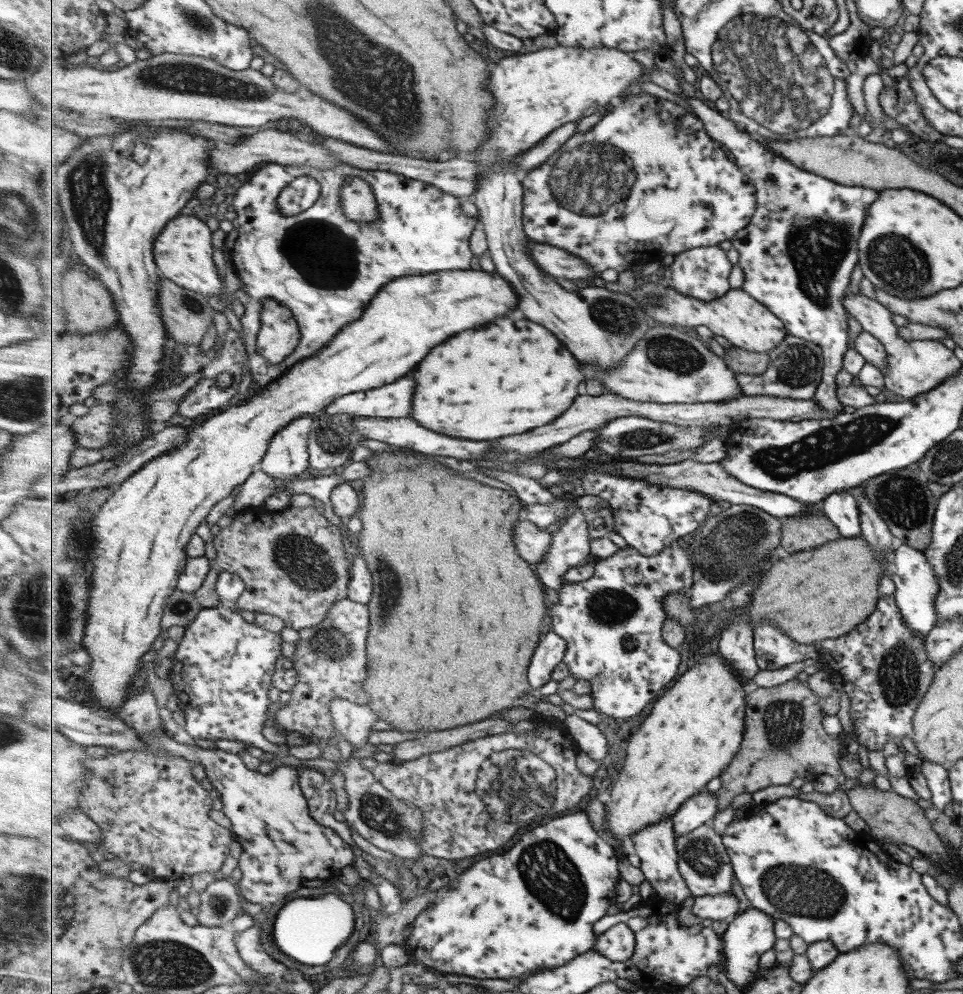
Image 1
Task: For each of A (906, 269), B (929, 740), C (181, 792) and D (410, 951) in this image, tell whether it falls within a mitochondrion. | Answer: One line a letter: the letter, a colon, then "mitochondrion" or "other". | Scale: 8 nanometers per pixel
A: mitochondrion
B: other
C: mitochondrion
D: other

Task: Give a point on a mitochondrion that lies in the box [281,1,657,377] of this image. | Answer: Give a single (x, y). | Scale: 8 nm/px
(366, 72)

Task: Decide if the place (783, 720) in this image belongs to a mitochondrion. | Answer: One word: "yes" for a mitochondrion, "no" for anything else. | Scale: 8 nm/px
yes

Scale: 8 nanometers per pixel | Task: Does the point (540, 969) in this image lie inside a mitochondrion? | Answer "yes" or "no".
no

